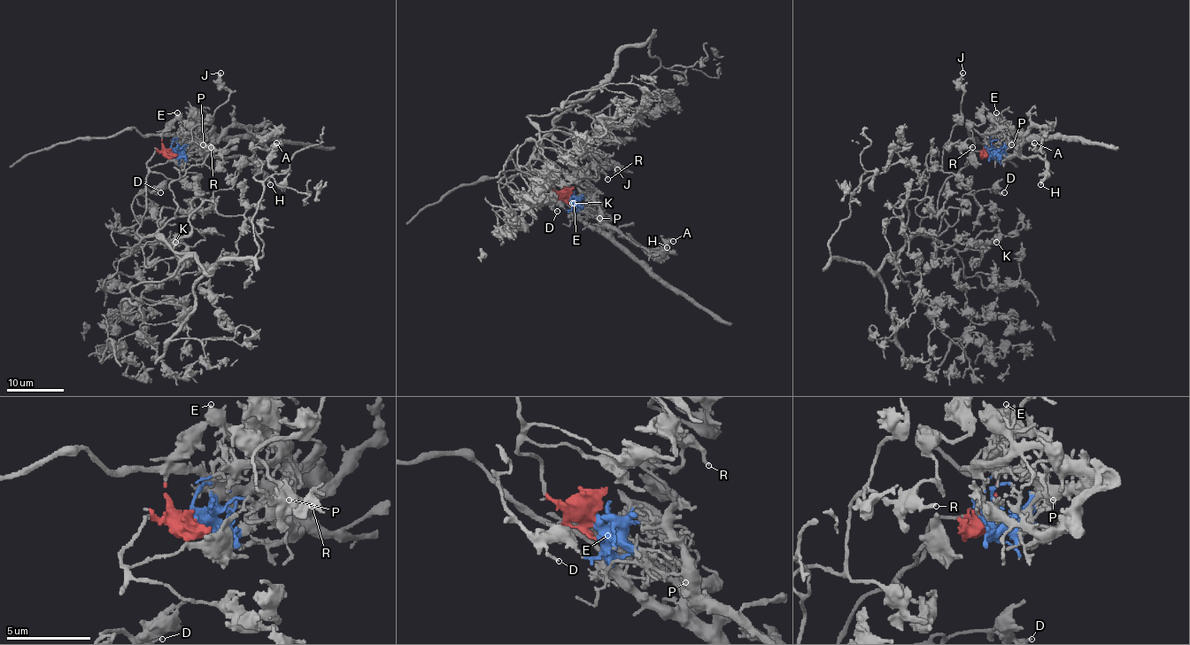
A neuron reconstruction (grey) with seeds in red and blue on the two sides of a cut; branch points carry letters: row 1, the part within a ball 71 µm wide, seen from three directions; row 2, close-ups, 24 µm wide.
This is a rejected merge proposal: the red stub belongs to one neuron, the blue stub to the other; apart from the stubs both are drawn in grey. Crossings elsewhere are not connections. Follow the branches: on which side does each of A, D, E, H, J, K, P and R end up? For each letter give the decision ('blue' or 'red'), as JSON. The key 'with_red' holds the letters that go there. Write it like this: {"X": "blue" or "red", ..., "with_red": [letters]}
{"A": "blue", "D": "red", "E": "blue", "H": "blue", "J": "red", "K": "red", "P": "blue", "R": "red", "with_red": ["D", "J", "K", "R"]}

